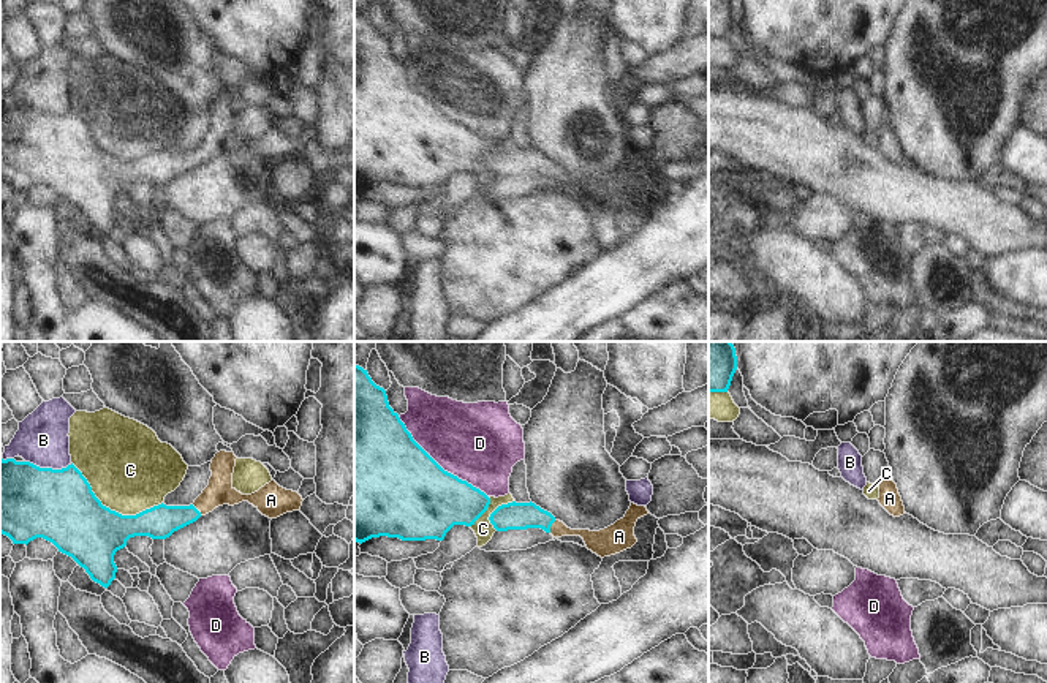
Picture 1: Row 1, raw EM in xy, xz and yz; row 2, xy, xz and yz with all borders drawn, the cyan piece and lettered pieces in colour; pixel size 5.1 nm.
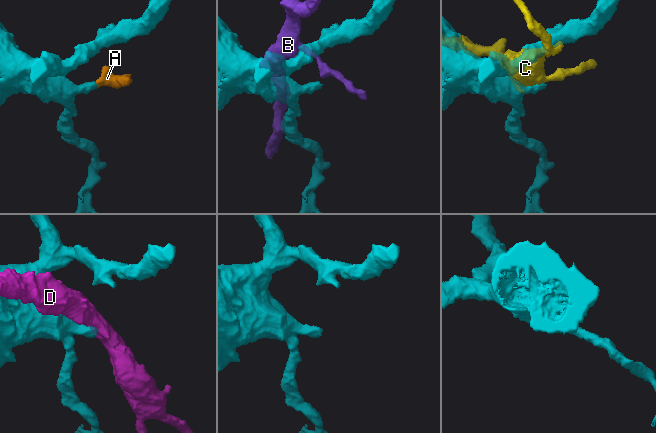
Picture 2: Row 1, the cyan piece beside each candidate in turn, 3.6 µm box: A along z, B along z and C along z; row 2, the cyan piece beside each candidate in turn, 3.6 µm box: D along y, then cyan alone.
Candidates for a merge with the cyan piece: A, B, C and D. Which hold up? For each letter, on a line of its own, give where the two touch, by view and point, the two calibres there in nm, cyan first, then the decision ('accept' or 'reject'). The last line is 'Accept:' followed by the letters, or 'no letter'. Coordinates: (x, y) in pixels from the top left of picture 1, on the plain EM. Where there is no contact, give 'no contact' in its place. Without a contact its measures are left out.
A: meets cyan in xz at (551, 171); 140 nm thick on the cyan side, 110 nm on the other; accept
B: meets cyan in xy at (49, 114); 380 nm thick on the cyan side, 260 nm on the other; reject
C: meets cyan in xy at (109, 155); 360 nm thick on the cyan side, 420 nm on the other; reject
D: meets cyan in xz at (438, 111); 480 nm thick on the cyan side, 420 nm on the other; reject
Accept: A

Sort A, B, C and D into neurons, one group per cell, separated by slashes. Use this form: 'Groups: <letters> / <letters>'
Groups: A / B / C / D

